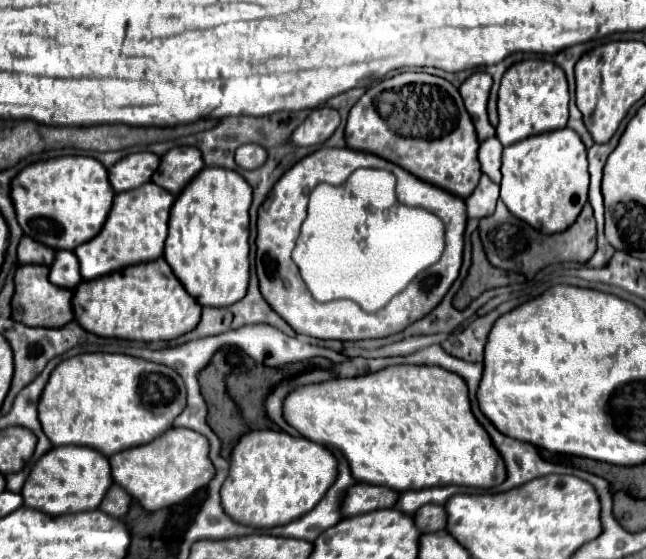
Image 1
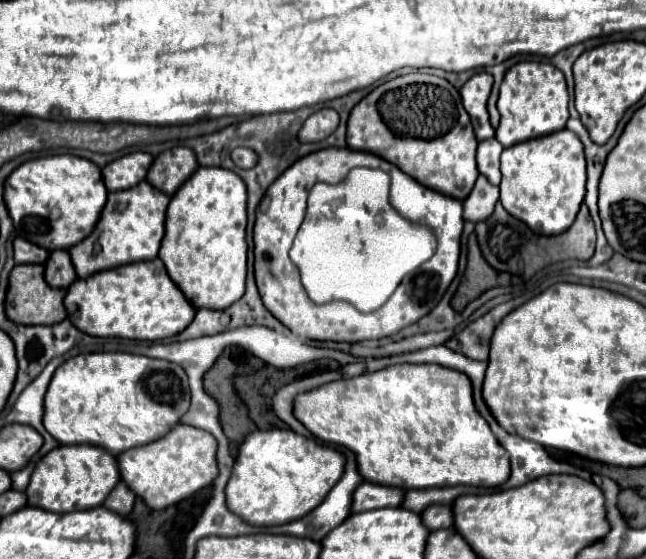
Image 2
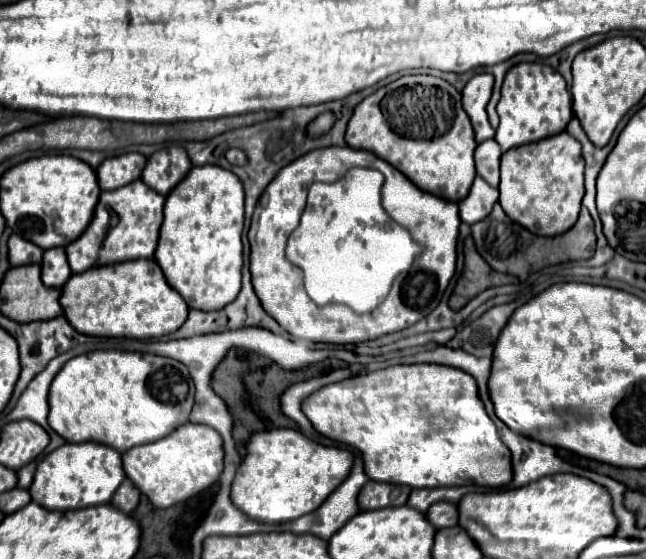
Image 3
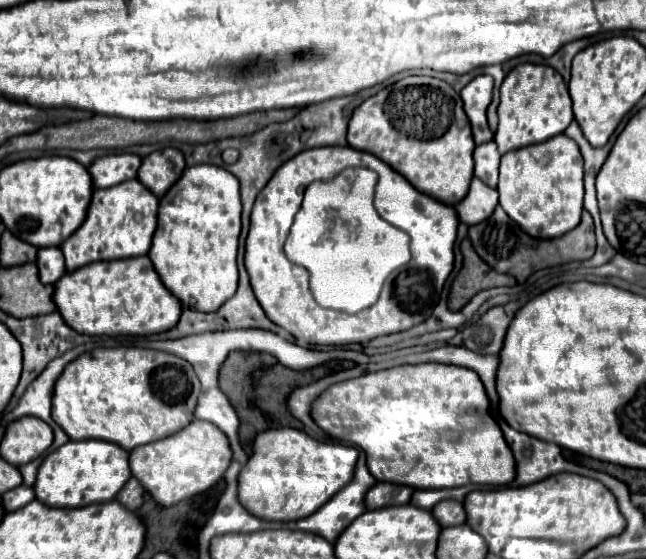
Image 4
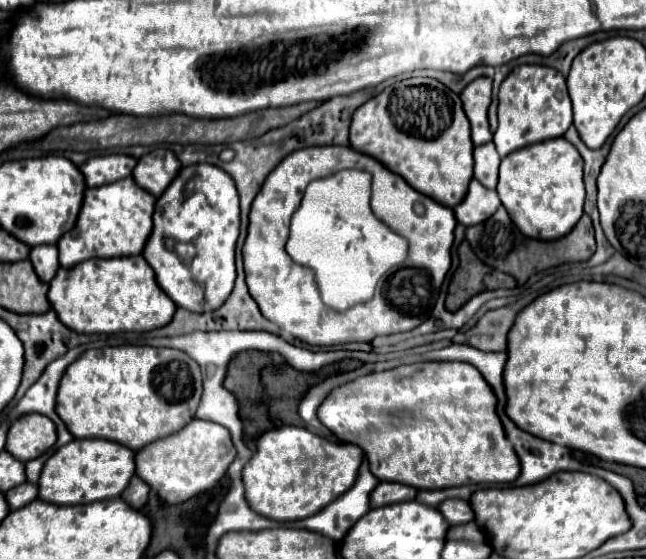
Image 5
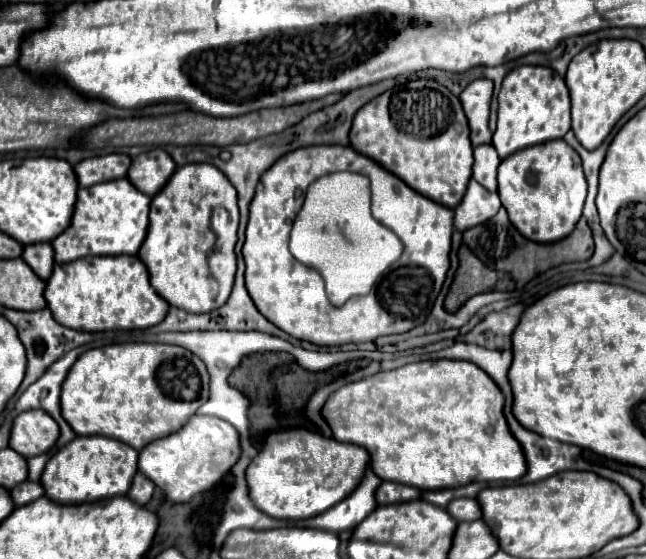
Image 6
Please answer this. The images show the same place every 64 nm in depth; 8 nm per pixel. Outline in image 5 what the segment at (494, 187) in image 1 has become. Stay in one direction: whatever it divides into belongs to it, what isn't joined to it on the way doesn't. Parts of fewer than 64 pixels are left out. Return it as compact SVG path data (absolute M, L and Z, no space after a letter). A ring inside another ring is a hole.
M472 180L466 198L454 208L454 214L456 220L468 228L488 220L498 208L500 208L498 192L484 188L478 180Z

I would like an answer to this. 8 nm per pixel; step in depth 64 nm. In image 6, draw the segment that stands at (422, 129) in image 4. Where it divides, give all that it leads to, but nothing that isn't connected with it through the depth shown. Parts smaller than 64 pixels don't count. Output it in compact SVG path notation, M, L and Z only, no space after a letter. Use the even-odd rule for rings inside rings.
M412 80L362 106L354 116L350 146L388 168L412 190L446 208L460 204L472 178L470 128L462 104L434 80Z

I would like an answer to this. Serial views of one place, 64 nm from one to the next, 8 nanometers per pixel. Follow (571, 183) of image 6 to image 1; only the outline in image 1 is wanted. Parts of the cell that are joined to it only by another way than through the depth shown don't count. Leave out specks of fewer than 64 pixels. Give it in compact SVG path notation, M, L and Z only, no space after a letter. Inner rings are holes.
M562 128L504 147L500 199L506 208L542 234L564 232L588 202L588 160L580 136Z

